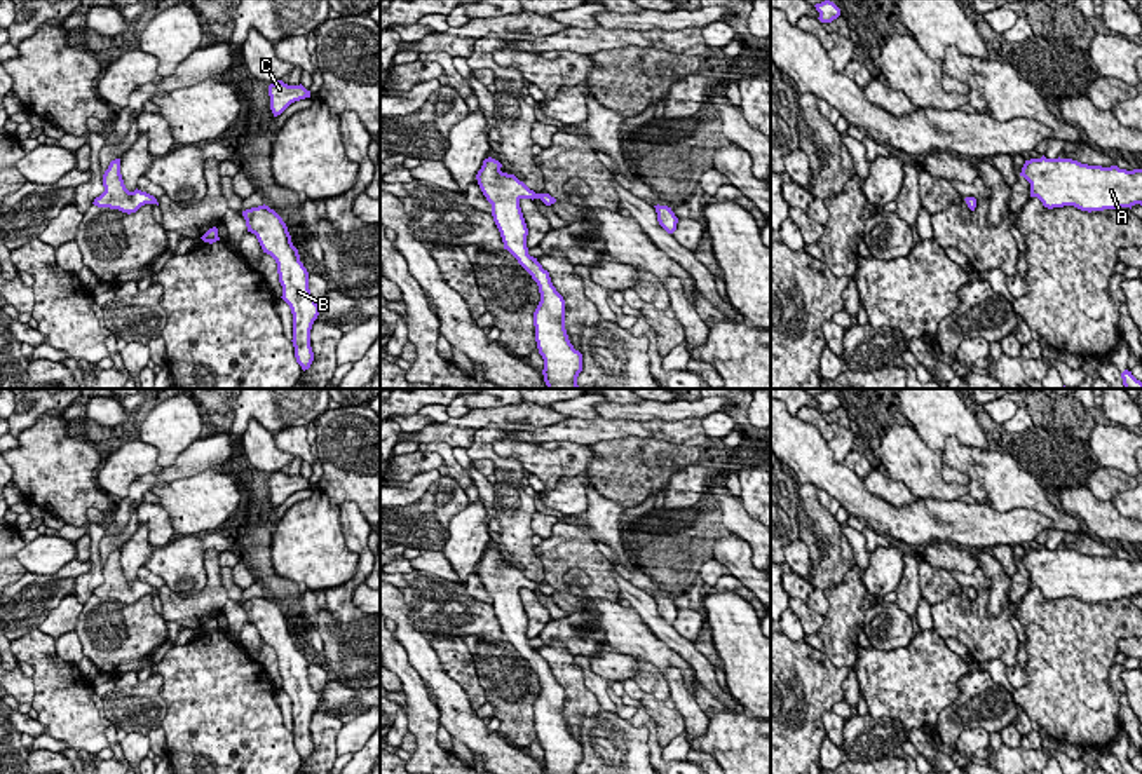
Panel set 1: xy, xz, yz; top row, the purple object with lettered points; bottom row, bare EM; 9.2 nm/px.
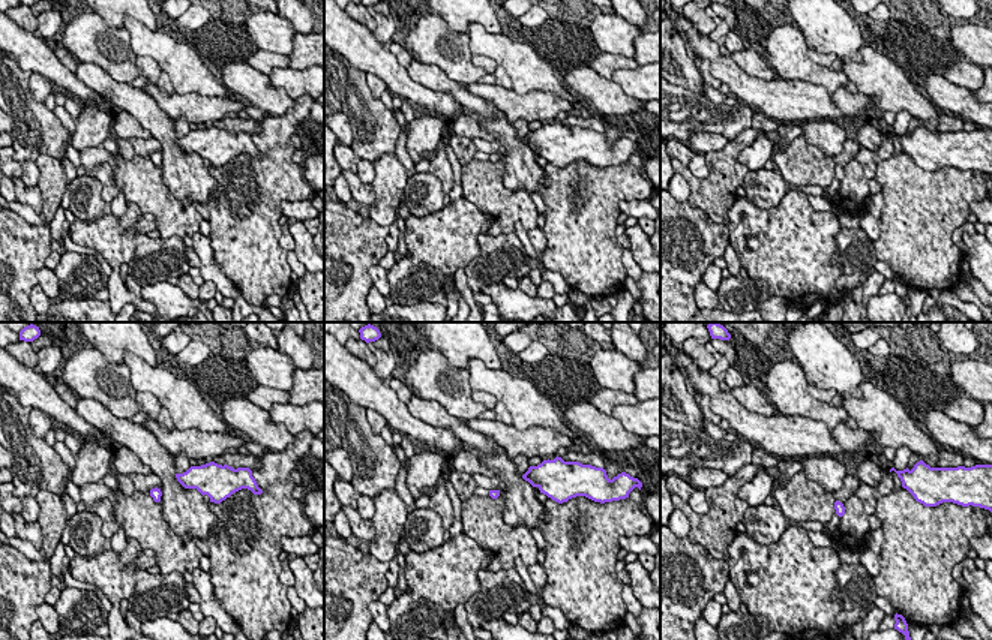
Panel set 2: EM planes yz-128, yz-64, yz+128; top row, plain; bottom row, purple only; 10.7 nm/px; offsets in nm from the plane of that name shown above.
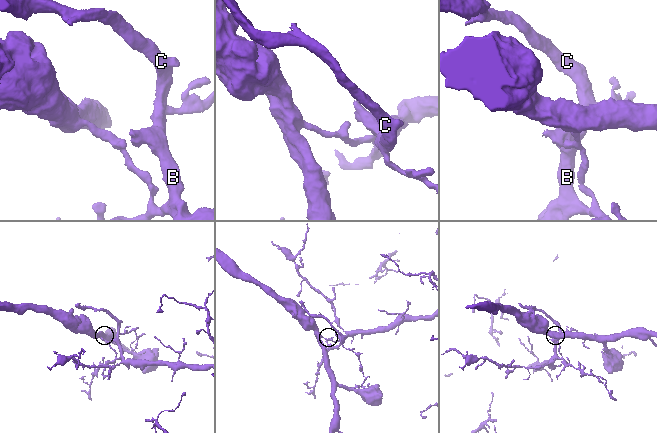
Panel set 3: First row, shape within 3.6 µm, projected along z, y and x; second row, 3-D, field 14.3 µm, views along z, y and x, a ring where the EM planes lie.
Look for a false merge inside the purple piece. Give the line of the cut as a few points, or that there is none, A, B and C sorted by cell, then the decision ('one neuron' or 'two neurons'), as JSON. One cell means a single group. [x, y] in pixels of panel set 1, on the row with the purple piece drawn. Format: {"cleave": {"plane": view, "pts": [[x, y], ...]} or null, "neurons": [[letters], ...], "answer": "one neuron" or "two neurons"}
{"cleave": {"plane": "yz", "pts": [[975, 199], [966, 203]]}, "neurons": [["A"], ["B", "C"]], "answer": "two neurons"}

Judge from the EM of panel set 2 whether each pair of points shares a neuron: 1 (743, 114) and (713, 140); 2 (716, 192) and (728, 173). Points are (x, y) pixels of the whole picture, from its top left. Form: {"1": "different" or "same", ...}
{"1": "different", "2": "same"}

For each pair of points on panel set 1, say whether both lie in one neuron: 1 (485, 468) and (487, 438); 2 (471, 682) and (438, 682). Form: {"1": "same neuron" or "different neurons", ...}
{"1": "different neurons", "2": "different neurons"}

